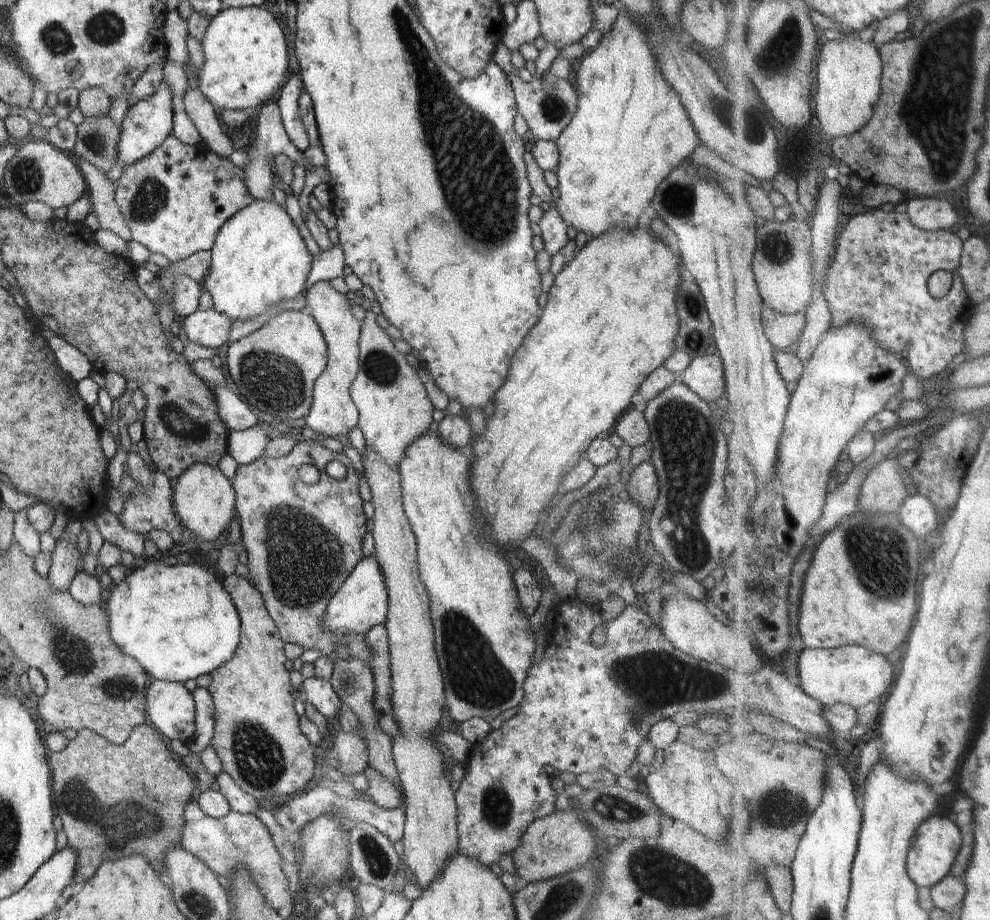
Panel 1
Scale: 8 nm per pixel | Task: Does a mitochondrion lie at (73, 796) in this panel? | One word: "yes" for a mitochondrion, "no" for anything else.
yes

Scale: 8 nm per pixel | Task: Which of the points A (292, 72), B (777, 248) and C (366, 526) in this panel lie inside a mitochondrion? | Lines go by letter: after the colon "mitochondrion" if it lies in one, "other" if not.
A: other
B: mitochondrion
C: other

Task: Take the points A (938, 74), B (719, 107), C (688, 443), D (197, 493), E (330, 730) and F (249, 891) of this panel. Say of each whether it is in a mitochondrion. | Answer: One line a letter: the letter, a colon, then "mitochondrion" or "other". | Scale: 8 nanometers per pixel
A: mitochondrion
B: mitochondrion
C: mitochondrion
D: other
E: other
F: other

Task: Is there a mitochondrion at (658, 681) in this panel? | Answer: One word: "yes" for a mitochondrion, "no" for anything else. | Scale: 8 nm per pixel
yes

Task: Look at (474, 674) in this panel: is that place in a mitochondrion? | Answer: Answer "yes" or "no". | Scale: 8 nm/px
yes

